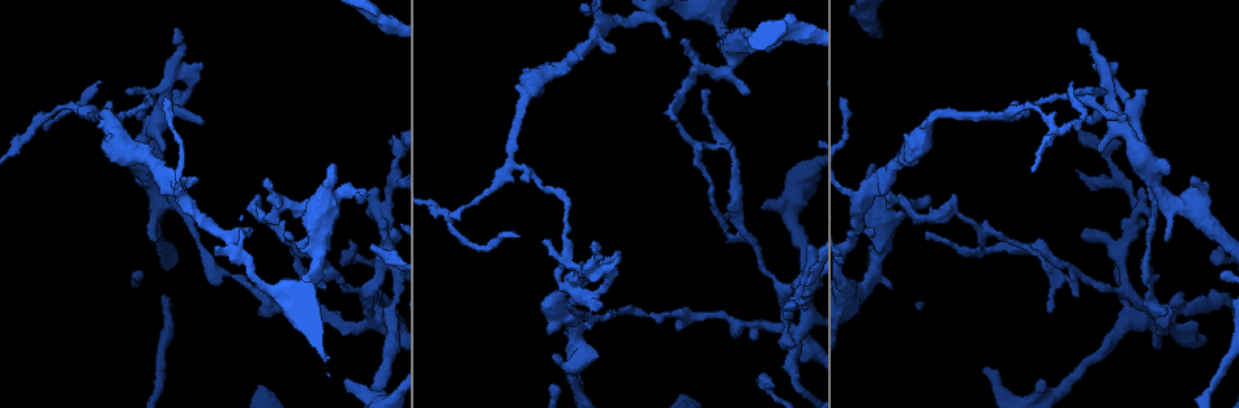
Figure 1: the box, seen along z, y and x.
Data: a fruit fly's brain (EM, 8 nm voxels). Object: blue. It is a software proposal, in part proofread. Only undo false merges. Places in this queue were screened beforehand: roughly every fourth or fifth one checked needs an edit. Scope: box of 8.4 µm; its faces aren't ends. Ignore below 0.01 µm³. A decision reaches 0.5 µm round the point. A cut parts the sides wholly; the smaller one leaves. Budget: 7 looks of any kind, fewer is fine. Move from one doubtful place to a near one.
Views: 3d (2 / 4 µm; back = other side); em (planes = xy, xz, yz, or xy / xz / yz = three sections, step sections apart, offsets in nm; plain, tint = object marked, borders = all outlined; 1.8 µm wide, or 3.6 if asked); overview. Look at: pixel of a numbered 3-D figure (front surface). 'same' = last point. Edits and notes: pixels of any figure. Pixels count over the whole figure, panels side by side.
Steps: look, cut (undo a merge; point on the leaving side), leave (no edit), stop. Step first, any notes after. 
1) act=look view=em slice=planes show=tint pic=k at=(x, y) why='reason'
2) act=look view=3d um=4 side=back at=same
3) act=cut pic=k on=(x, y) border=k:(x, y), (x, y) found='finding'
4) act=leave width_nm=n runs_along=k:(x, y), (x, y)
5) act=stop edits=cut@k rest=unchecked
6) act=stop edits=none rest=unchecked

act=look view=em slice=xy step=4 show=tint pic=1 at=(512, 162) why='arms part here'

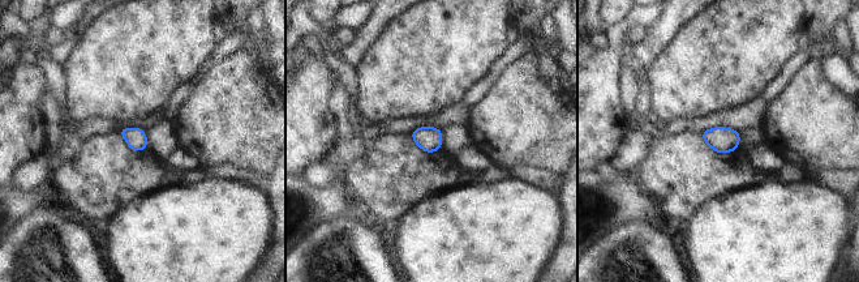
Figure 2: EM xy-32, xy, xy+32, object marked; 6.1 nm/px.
act=look view=em slice=planes show=tint at=same

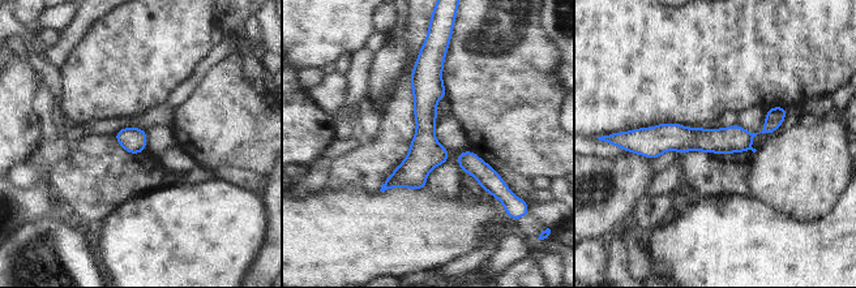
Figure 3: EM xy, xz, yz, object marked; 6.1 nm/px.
act=leave width_nm=150 runs_along=3:(782, 111), (764, 130), (744, 138), (642, 136) found='one neuron here'

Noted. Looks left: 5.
act=look view=em slice=planes show=tint pic=1 at=(861, 199) why='three-way junction'

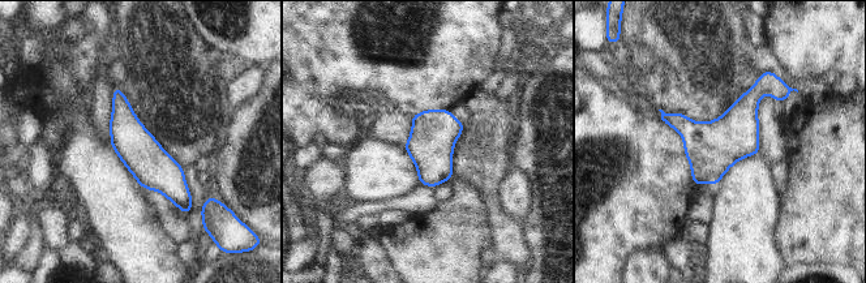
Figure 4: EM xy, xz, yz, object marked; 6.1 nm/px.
act=leave runs_along=4:(116, 90), (128, 137), (185, 206) found='all the same neuron'

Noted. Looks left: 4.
act=look view=3d um=4 pic=1 at=(736, 235) why='touches itself'

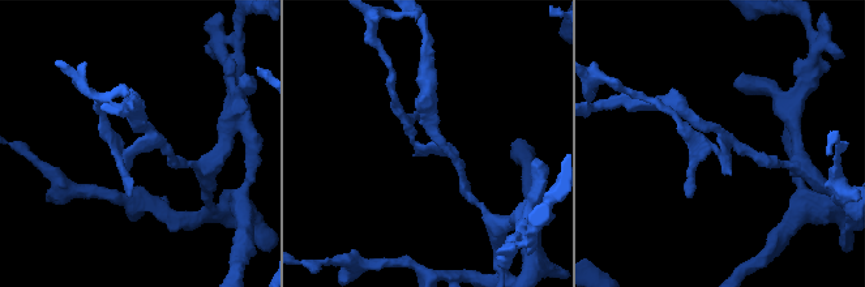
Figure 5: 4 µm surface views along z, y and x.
act=look view=em slice=planes show=tint pic=5 at=(723, 152) why='shape alone is not enough'

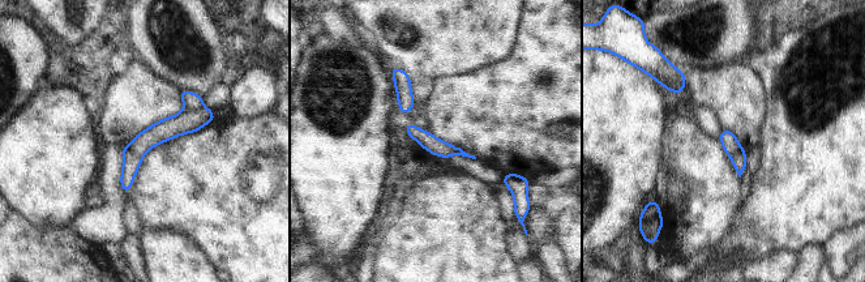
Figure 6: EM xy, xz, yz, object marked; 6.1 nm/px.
act=cut pic=6 on=(185, 122) part_leaving=6:(210, 114), (155, 133), (125, 188) found='two neurons meet here'

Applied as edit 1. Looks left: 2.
act=stop edits=cut@6 rest=unchecked

